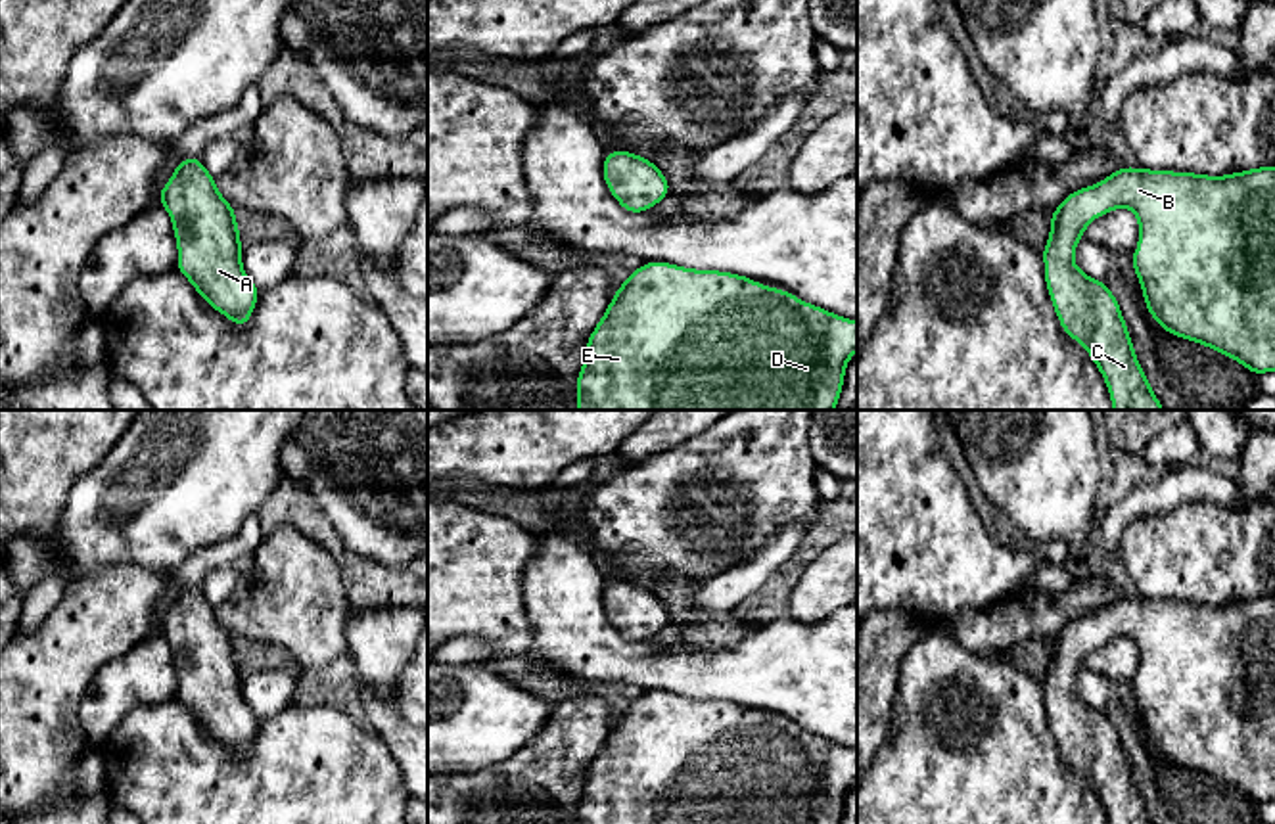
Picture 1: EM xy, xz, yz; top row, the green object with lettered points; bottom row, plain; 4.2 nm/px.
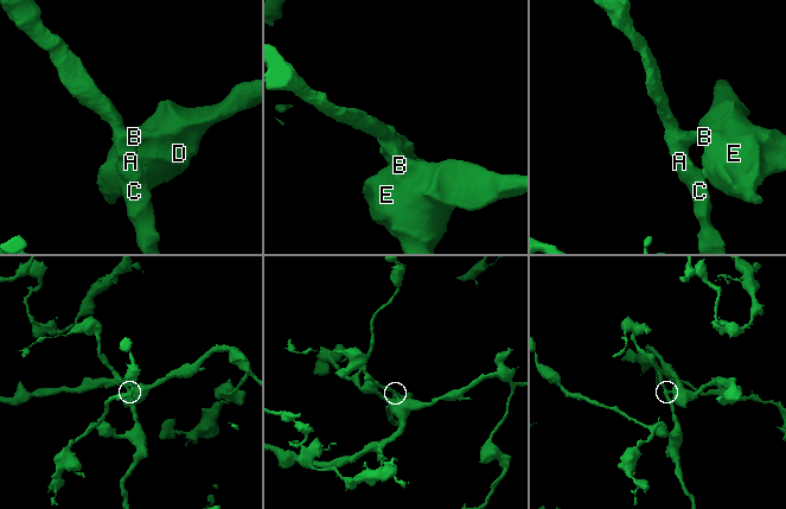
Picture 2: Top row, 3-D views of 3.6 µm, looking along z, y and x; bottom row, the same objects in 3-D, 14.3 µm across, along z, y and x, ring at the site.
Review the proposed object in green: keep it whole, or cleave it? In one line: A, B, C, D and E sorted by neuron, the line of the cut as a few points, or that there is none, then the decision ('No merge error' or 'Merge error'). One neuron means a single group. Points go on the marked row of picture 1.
Groups: A B C D E. No split. No merge error

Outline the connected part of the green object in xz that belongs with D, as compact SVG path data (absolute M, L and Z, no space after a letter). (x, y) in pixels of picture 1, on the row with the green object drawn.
M644 263L631 272L598 326L592 330L583 368L577 376L577 410L834 410L847 360L857 351L857 322L840 318L817 305L794 297L790 291L755 284L748 276L719 270L694 270L671 263Z

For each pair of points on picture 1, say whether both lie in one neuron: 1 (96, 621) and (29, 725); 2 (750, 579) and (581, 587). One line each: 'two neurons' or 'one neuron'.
1: one neuron
2: two neurons

